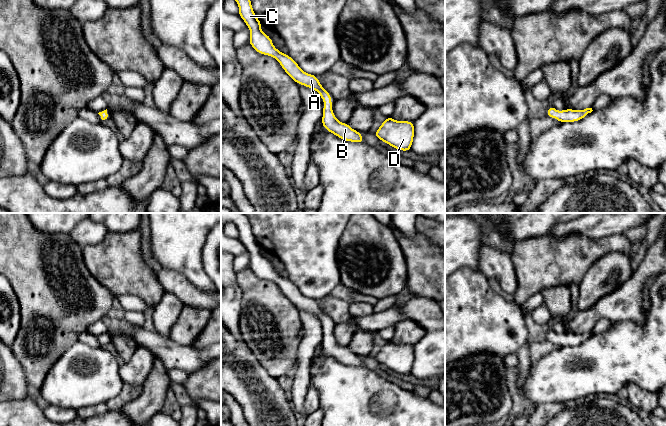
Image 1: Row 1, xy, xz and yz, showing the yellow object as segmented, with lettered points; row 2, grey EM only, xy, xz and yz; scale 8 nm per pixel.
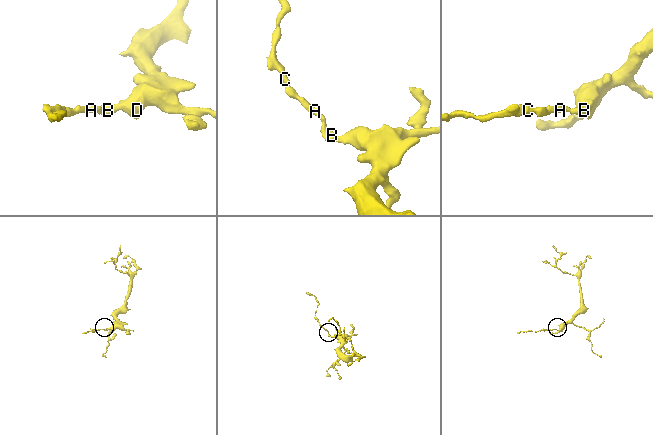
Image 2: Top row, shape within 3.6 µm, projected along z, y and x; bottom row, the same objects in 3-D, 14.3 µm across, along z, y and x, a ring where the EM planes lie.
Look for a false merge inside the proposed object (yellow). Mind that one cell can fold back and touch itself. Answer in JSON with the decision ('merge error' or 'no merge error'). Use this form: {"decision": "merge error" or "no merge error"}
{"decision": "no merge error"}

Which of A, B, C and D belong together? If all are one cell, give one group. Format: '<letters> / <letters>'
A B C D

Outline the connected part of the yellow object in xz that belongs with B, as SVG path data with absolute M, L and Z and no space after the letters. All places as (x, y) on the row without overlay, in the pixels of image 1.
M221 213L221 222L233 222L238 230L238 239L244 244L250 253L249 268L259 277L275 282L283 294L297 307L317 315L325 326L321 346L323 351L338 360L340 363L350 366L364 366L363 360L352 353L348 347L339 346L332 334L331 319L320 308L316 299L304 296L299 289L289 280L273 269L272 263L261 255L261 246L256 241L248 217L244 213Z

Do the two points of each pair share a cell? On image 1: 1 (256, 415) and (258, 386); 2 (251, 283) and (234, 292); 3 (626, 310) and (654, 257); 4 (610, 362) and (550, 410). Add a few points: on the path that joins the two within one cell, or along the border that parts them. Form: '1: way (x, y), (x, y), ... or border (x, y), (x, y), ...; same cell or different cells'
1: way (258, 408), (258, 393); same cell
2: border (236, 273), (236, 283), (242, 292), (240, 313); different cells
3: way (628, 297), (637, 279), (646, 270); same cell
4: border (568, 403), (541, 403), (537, 406); different cells

